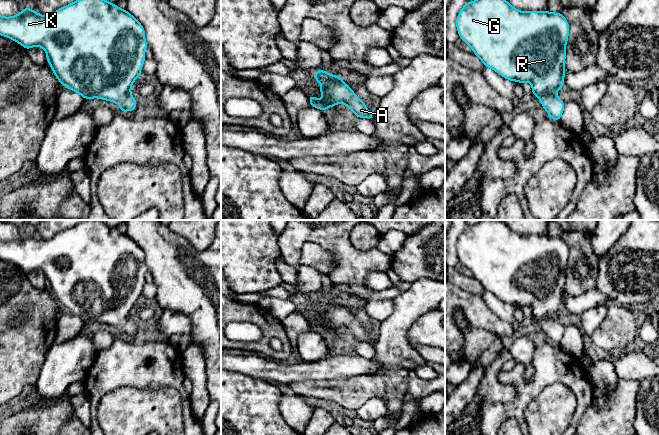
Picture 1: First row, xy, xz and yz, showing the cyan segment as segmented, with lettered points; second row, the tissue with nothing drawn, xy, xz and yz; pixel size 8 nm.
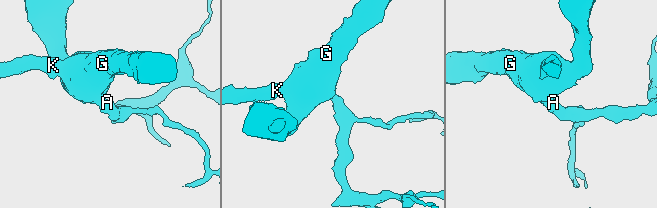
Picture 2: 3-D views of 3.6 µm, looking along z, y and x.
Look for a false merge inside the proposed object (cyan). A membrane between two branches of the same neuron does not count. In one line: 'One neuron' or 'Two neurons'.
One neuron

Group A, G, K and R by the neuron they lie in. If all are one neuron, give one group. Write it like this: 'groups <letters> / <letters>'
groups A G K R

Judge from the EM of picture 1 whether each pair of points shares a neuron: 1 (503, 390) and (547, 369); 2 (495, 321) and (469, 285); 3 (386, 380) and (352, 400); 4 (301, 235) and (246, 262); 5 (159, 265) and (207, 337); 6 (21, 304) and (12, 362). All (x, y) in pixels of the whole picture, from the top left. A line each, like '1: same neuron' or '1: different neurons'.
1: different neurons
2: different neurons
3: same neuron
4: different neurons
5: same neuron
6: same neuron

